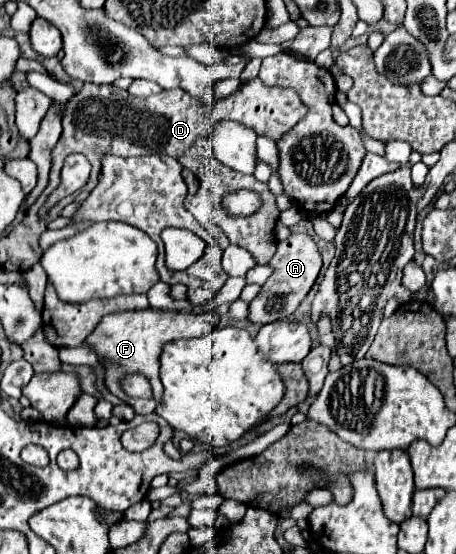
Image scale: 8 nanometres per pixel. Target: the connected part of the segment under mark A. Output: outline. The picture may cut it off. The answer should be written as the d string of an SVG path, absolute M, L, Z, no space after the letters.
M297 233L285 241L277 243L277 253L271 257L269 267L273 267L273 275L261 287L261 293L249 305L249 321L251 323L273 323L287 319L307 297L311 291L319 271L321 271L321 253L315 241L309 235Z

